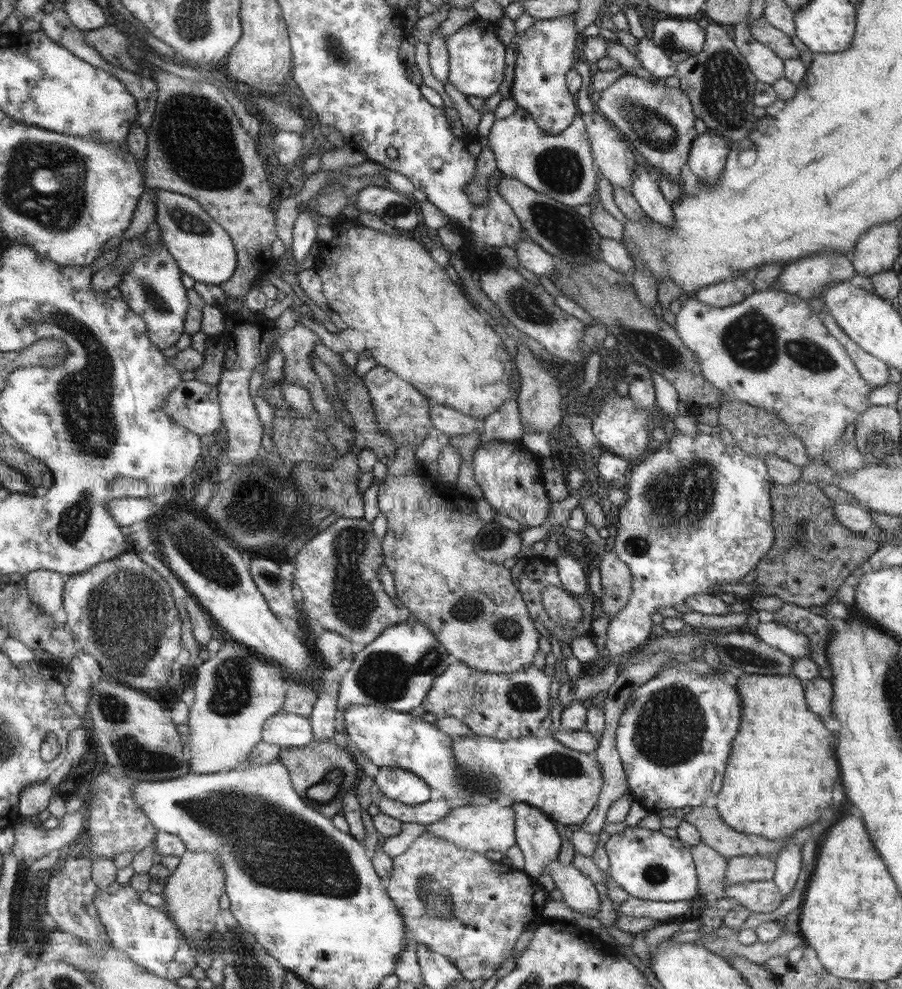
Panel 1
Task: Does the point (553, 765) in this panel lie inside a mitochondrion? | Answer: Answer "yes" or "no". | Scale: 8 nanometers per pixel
yes

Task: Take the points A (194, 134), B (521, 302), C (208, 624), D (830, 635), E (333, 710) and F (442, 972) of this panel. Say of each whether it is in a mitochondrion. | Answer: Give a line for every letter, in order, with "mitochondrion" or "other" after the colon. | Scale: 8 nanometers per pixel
A: mitochondrion
B: mitochondrion
C: other
D: other
E: other
F: other

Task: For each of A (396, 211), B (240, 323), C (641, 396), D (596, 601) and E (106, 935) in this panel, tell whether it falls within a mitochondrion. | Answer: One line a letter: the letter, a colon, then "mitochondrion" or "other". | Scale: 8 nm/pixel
A: mitochondrion
B: other
C: other
D: other
E: other

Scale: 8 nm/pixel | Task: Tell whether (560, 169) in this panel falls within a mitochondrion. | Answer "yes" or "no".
yes

